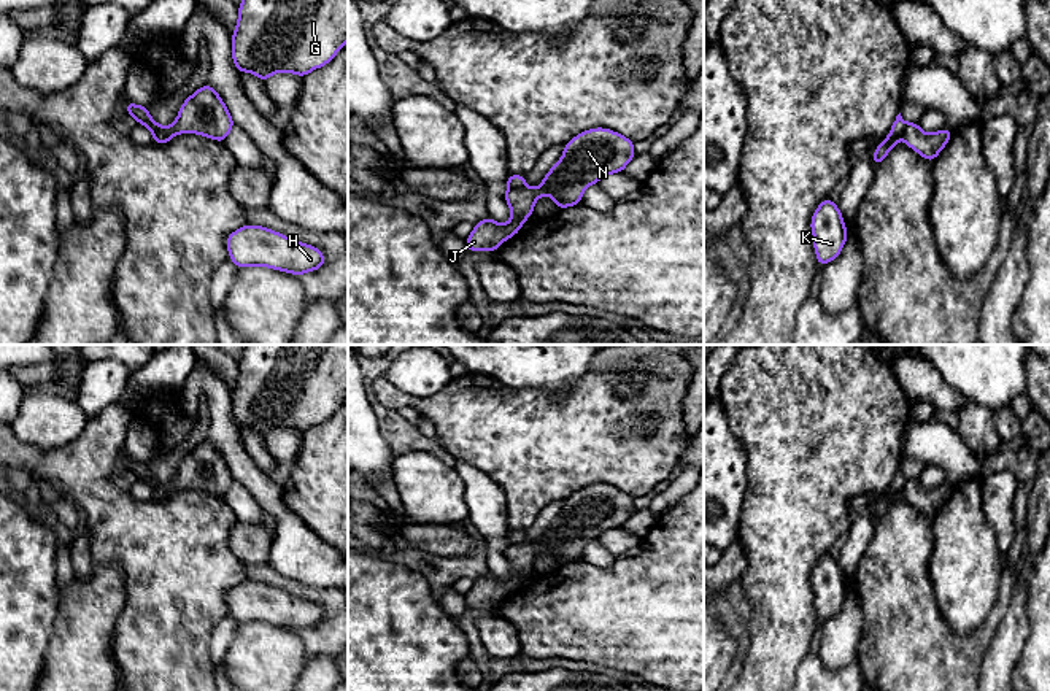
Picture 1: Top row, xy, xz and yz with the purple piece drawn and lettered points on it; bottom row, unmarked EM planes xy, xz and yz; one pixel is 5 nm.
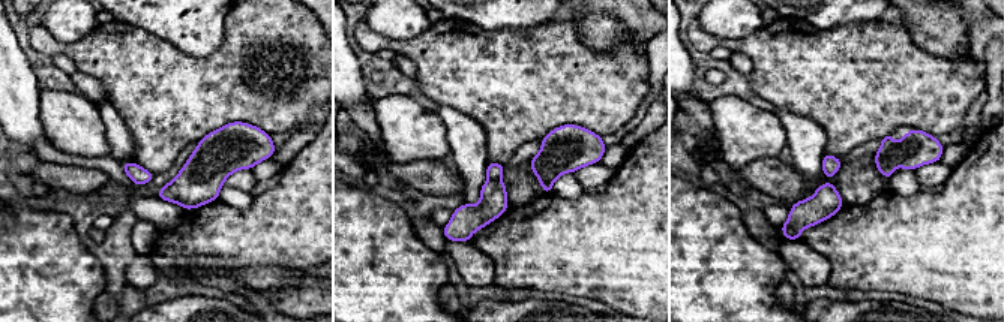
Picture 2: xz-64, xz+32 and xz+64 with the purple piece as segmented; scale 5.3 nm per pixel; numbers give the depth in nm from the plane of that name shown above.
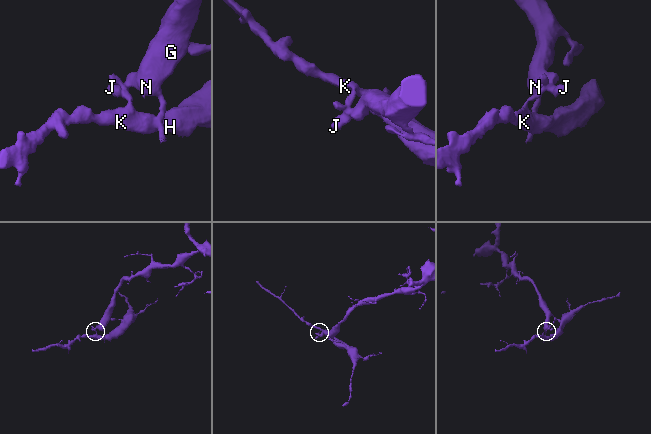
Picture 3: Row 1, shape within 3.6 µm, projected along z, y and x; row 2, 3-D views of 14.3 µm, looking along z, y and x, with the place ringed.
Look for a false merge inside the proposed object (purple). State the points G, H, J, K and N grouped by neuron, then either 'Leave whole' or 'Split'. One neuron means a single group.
Groups: G J N / H K. Split

